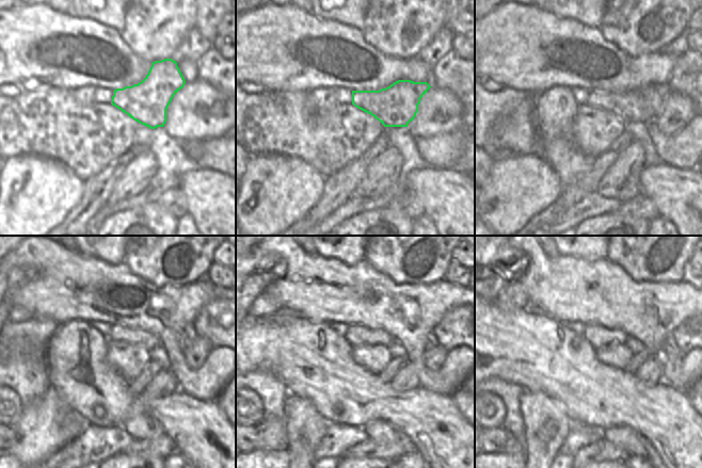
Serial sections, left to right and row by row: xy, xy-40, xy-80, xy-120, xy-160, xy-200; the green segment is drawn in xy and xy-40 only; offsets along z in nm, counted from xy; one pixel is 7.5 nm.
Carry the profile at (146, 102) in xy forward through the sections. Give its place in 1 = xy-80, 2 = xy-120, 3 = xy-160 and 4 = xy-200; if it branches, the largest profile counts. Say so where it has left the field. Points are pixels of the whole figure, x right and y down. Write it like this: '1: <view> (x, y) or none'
1: xy-80 (643, 105)
2: xy-120 (117, 334)
3: xy-160 (357, 336)
4: xy-200 (599, 337)

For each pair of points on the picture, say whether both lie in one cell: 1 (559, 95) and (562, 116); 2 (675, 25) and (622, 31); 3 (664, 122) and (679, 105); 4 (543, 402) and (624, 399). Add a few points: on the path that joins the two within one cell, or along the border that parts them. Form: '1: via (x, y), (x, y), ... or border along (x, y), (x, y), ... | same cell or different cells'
1: via (559, 100), (559, 111) | same cell
2: via (663, 27), (647, 42), (635, 32) | same cell
3: via (668, 117), (676, 109) | same cell
4: border along (533, 391), (546, 393), (557, 400), (570, 420) | different cells

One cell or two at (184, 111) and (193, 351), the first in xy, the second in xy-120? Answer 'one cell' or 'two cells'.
one cell

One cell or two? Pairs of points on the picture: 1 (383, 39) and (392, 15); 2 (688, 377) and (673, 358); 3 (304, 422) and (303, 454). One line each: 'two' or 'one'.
1: one
2: two
3: one

